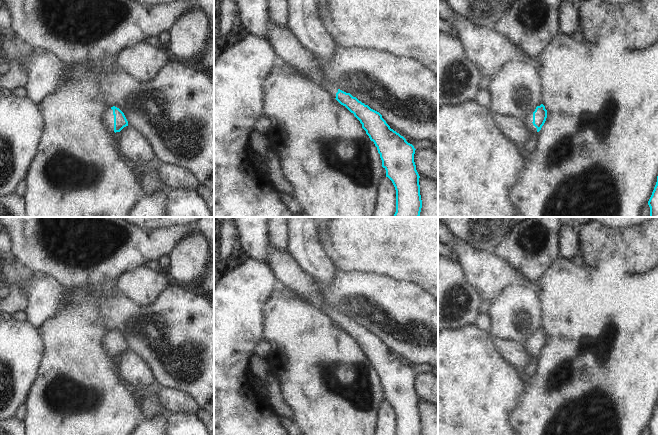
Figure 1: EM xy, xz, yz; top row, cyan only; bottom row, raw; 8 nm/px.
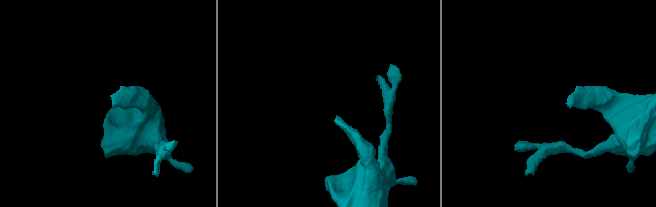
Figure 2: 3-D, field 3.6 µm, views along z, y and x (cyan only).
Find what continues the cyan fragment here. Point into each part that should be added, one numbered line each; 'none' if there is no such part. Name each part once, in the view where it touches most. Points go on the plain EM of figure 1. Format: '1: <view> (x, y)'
1: xy (107, 341)

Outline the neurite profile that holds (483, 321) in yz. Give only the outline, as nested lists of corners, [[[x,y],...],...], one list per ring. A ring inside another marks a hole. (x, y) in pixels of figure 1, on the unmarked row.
[[[479,314],[475,323],[481,330],[489,332],[491,327],[491,320],[488,314]]]

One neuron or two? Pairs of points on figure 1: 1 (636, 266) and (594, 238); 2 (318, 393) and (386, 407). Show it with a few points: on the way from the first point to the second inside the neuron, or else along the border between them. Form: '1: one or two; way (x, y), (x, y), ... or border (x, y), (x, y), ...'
1: one; way (627, 255), (614, 242), (605, 242)
2: two; border (383, 400), (378, 410), (377, 424)

